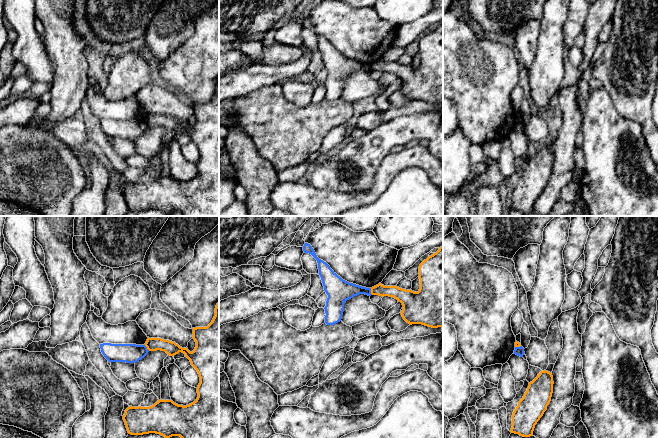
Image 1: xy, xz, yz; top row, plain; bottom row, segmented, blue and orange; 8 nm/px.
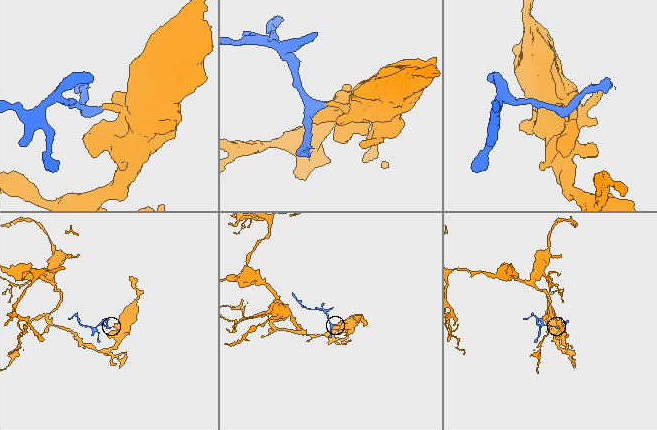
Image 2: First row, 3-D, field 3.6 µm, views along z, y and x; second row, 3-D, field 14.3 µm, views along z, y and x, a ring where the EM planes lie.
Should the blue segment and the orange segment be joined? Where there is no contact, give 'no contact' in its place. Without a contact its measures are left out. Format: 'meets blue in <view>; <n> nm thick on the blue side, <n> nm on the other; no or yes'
meets blue in xz; 190 nm thick on the blue side, 100 nm on the other; no

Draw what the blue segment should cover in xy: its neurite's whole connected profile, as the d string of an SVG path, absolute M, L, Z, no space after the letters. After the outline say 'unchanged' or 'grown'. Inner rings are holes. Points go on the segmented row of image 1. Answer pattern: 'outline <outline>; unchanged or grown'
outline M100 344L101 352L109 362L136 363L144 358L149 350L145 345Z; unchanged

